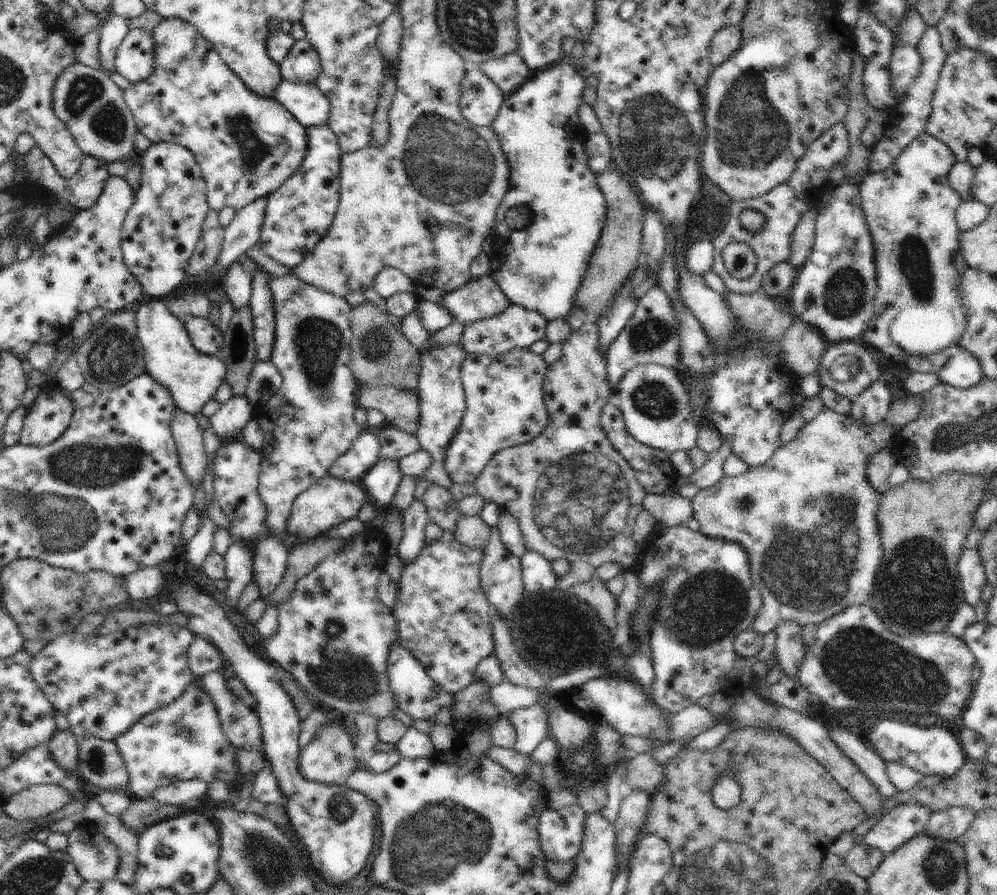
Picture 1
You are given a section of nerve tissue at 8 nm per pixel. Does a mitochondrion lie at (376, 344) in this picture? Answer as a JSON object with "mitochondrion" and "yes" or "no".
{"mitochondrion":"yes"}

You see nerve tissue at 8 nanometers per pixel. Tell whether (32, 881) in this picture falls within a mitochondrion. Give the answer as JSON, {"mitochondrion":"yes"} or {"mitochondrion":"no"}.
{"mitochondrion":"yes"}

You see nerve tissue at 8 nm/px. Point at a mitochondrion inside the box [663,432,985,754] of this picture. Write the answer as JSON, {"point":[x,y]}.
{"point":[809,571]}

